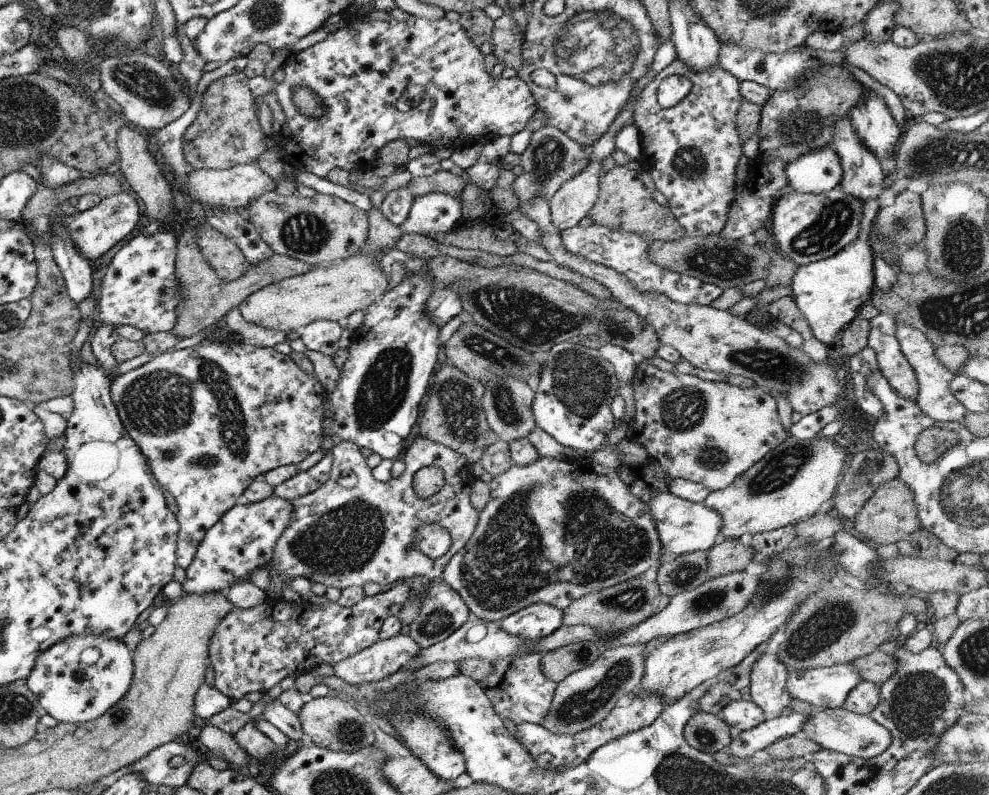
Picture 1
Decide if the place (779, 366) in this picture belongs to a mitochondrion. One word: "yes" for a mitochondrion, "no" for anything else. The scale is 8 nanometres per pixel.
yes

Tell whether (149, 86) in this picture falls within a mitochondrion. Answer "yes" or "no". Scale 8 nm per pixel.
yes

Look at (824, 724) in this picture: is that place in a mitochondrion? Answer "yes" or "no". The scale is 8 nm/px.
no

